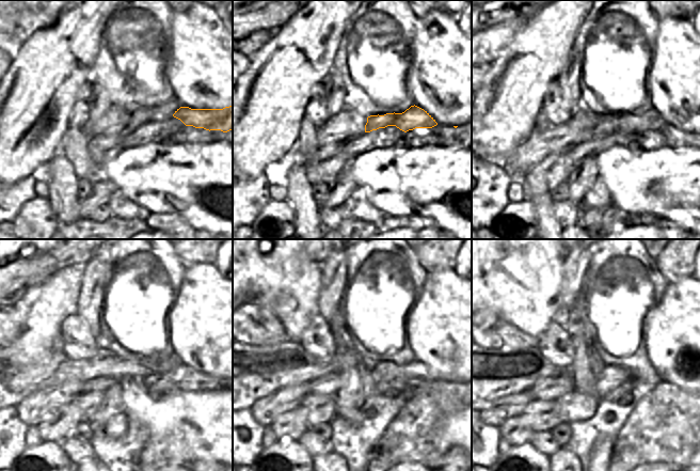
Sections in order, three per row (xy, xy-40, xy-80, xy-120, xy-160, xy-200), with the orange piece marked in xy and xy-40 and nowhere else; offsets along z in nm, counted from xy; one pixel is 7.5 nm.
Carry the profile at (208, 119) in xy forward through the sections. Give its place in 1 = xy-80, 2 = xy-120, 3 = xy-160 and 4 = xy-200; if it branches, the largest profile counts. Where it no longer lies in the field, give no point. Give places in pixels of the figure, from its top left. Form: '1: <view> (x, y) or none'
1: xy-80 (630, 123)
2: xy-120 (141, 366)
3: xy-160 (329, 385)
4: xy-200 (547, 388)

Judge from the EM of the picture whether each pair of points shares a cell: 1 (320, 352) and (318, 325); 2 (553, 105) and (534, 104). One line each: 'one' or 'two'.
1: one
2: two

